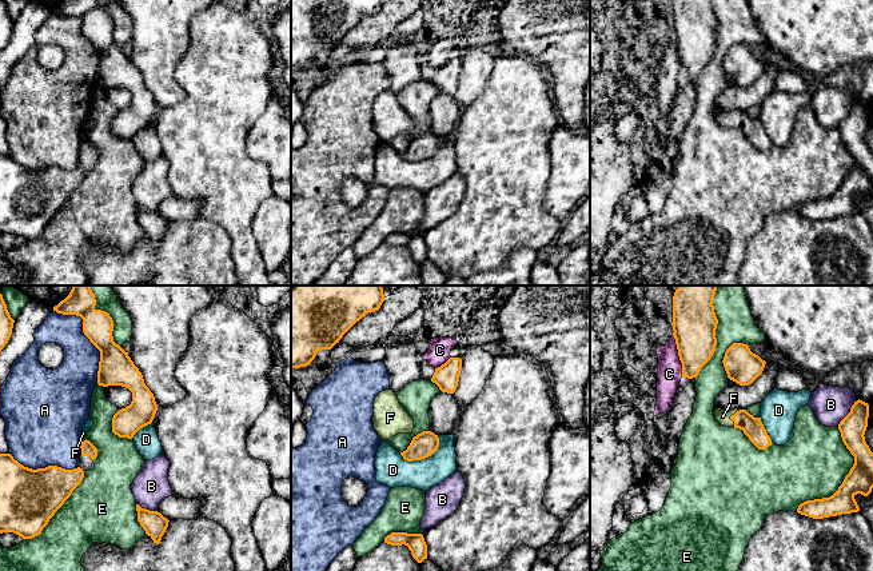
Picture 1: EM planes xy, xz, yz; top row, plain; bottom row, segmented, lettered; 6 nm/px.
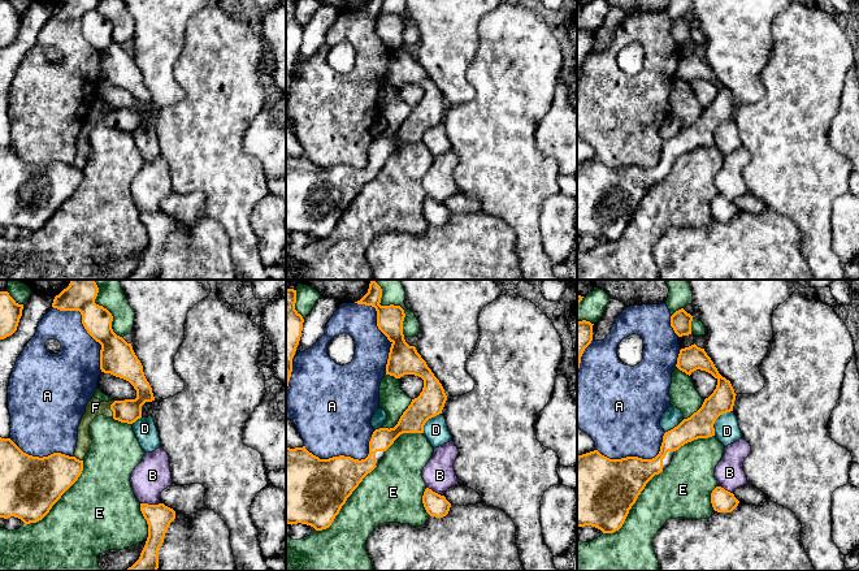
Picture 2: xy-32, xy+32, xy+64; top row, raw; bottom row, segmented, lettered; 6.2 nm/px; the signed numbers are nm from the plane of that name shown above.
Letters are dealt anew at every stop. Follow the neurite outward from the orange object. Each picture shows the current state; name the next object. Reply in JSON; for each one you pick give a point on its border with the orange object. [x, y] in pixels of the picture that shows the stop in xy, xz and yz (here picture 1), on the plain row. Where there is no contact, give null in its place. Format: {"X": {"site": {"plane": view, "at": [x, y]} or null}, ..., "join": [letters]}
{"F": {"site": {"plane": "yz", "at": [730, 119]}}, "join": ["F"]}

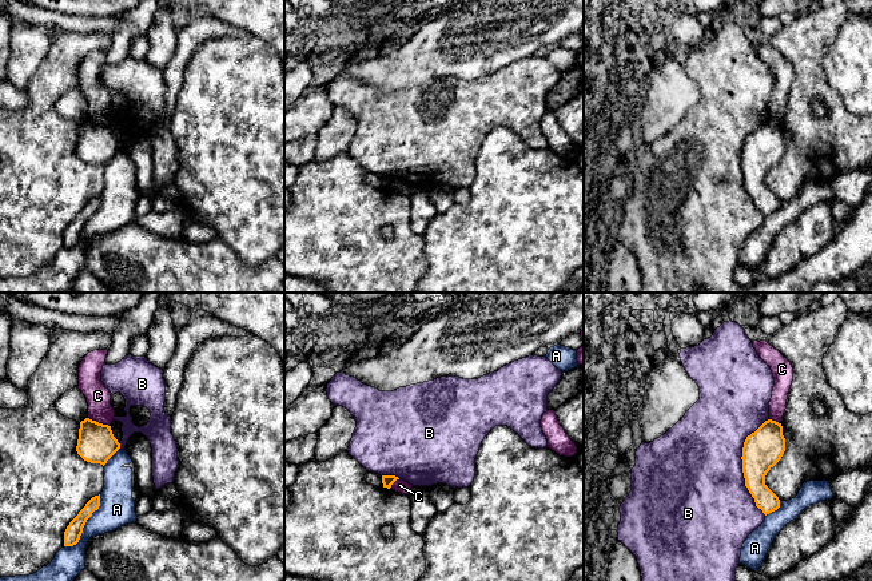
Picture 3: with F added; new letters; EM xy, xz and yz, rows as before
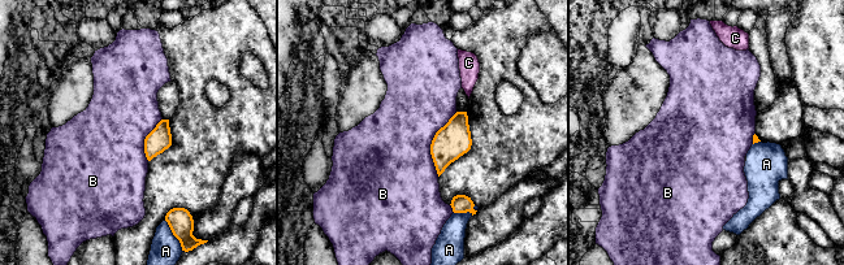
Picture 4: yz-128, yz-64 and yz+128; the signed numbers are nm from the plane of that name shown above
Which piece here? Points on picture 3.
{"join": []}

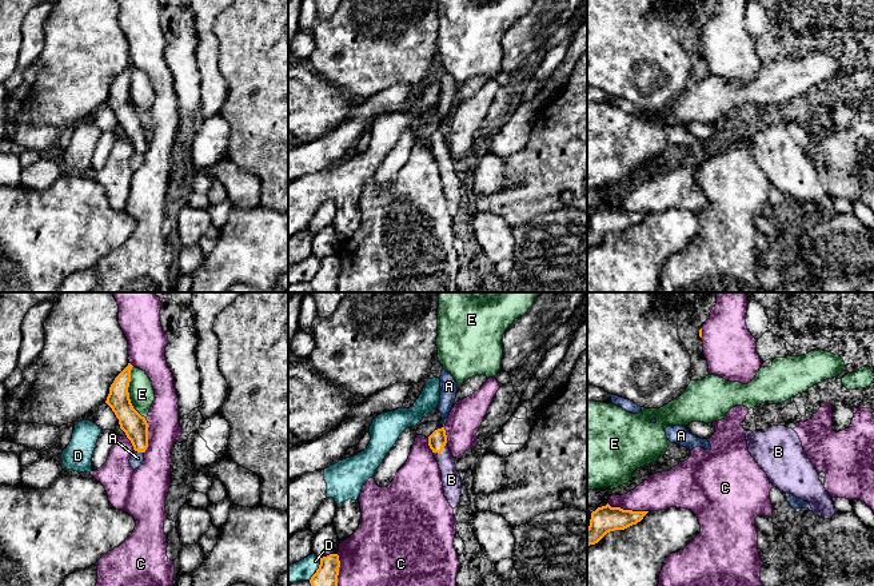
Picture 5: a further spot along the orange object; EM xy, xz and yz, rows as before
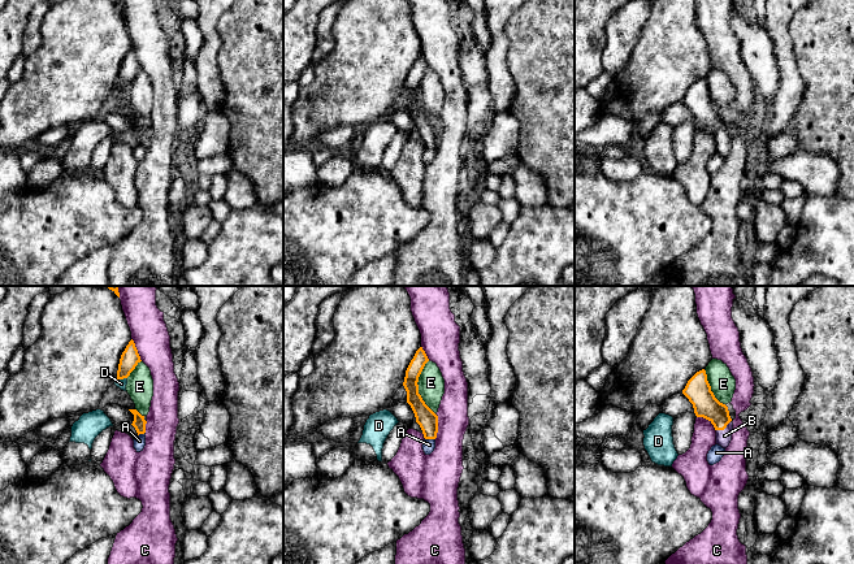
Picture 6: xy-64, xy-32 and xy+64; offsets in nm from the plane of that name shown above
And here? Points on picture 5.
{"B": {"site": {"plane": "xz", "at": [442, 151]}}, "join": ["B"]}

